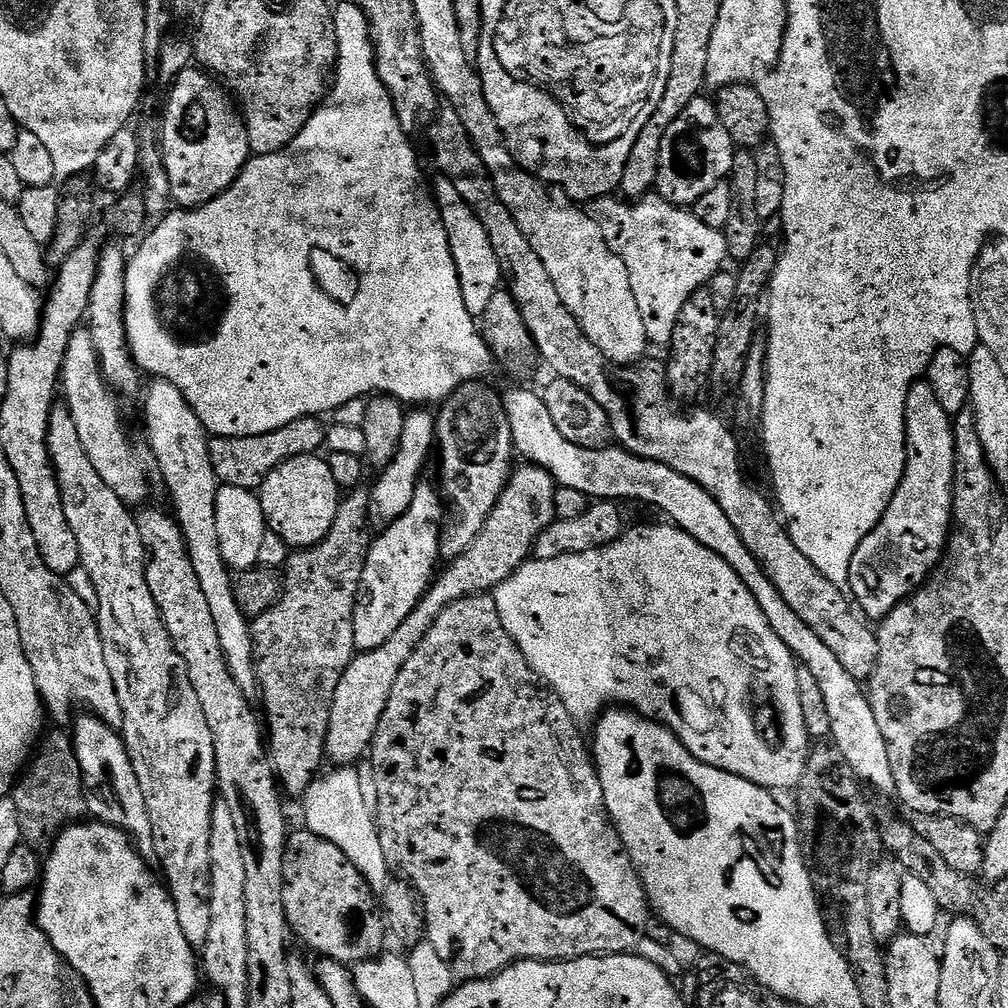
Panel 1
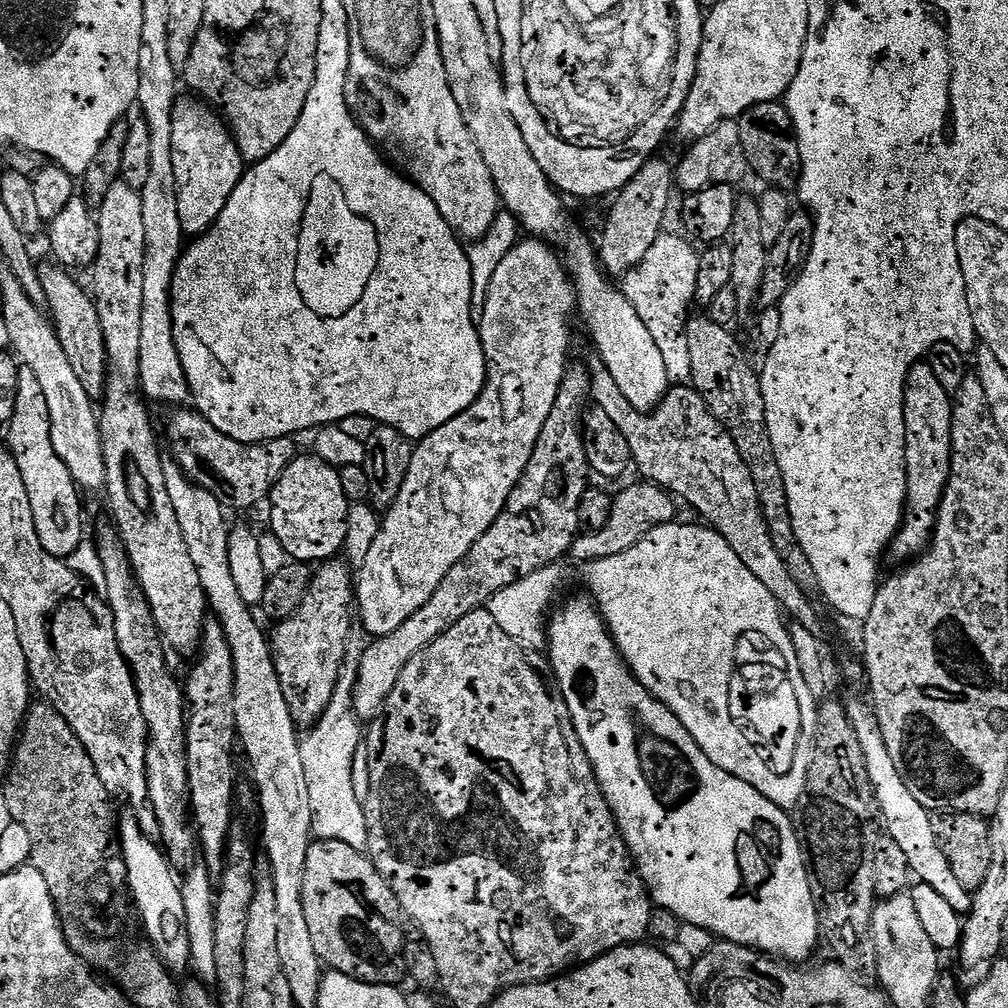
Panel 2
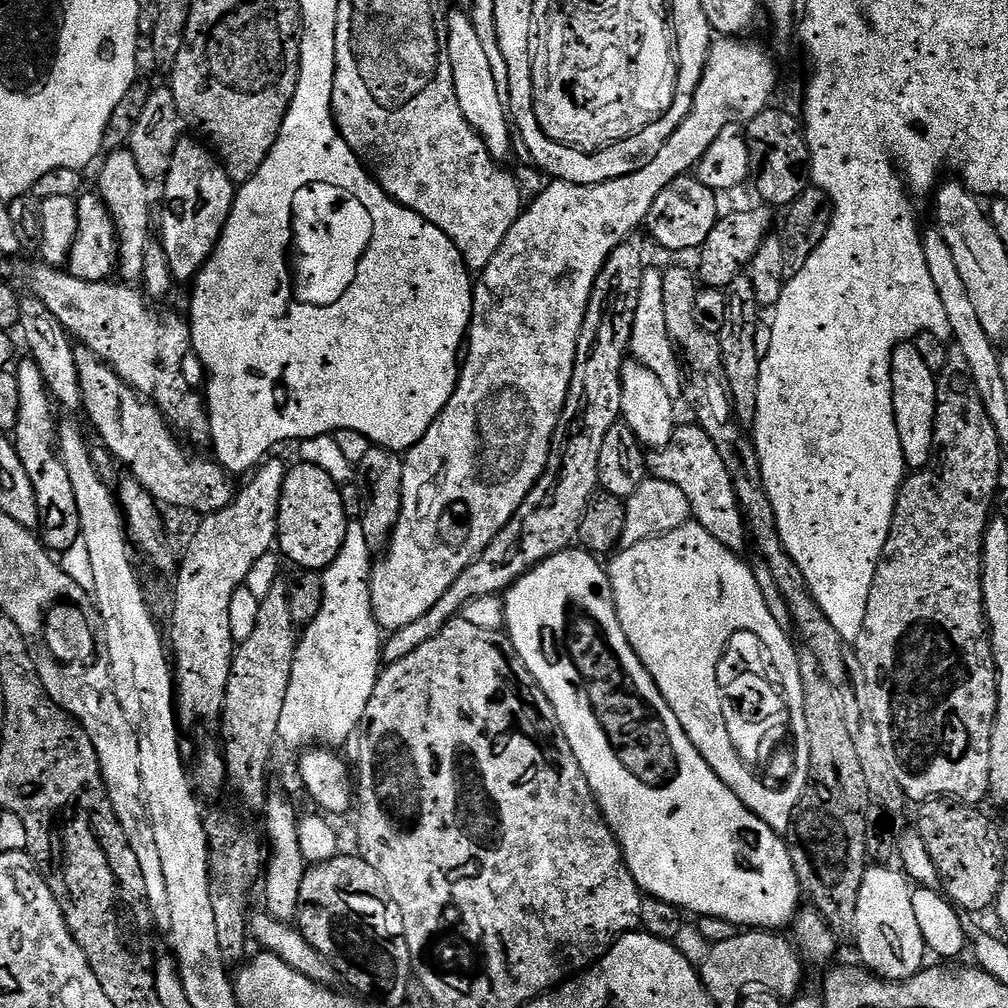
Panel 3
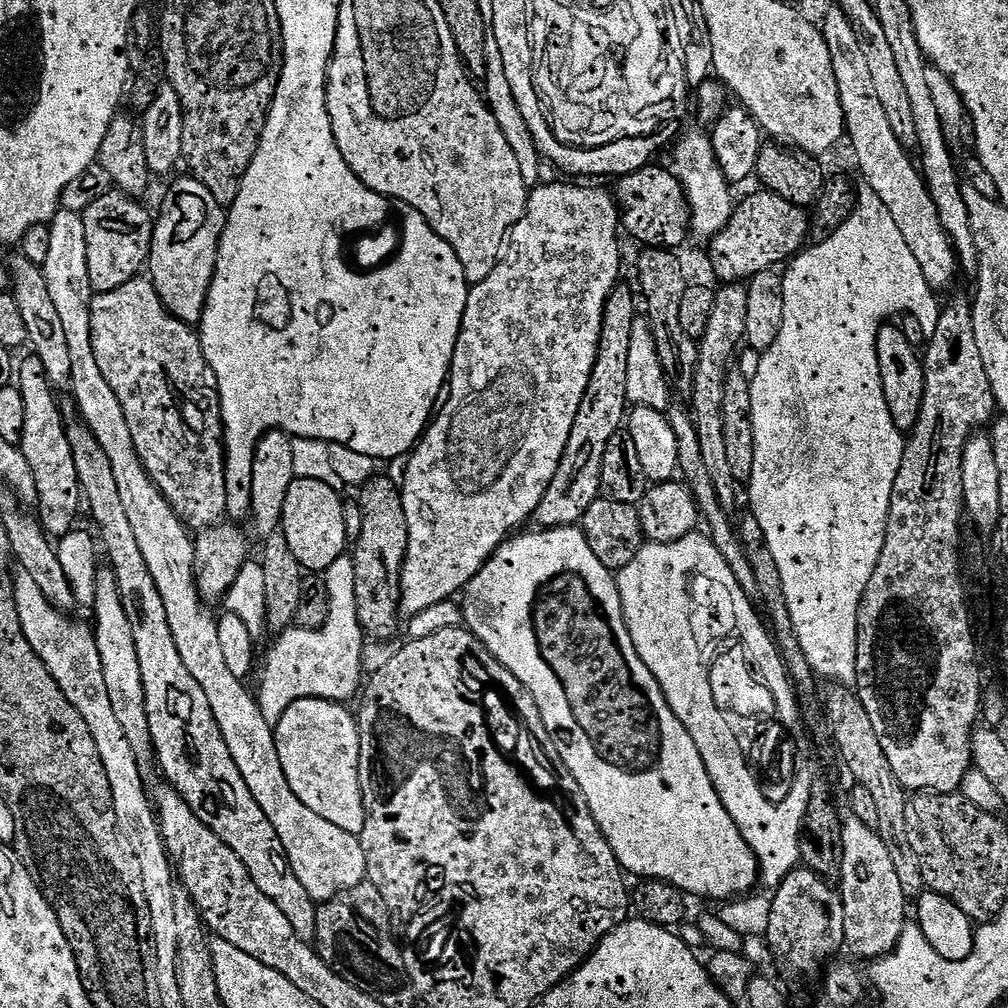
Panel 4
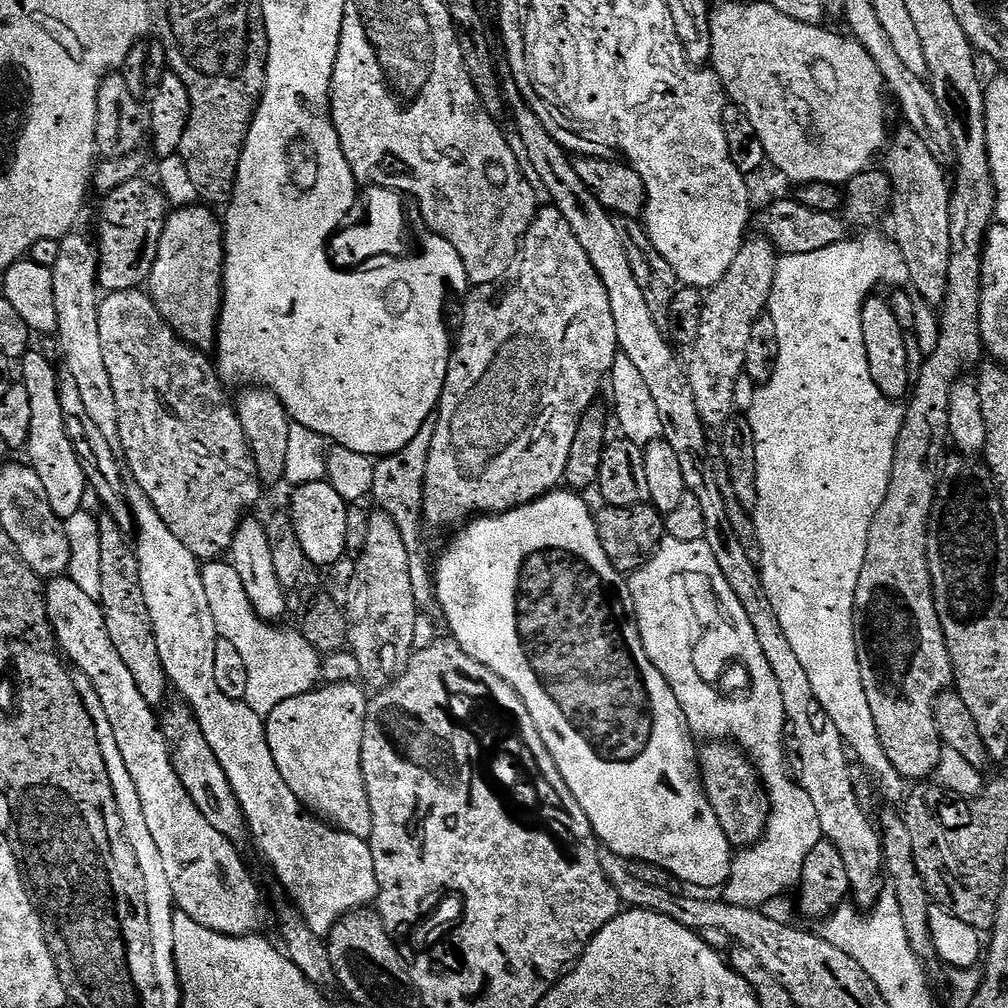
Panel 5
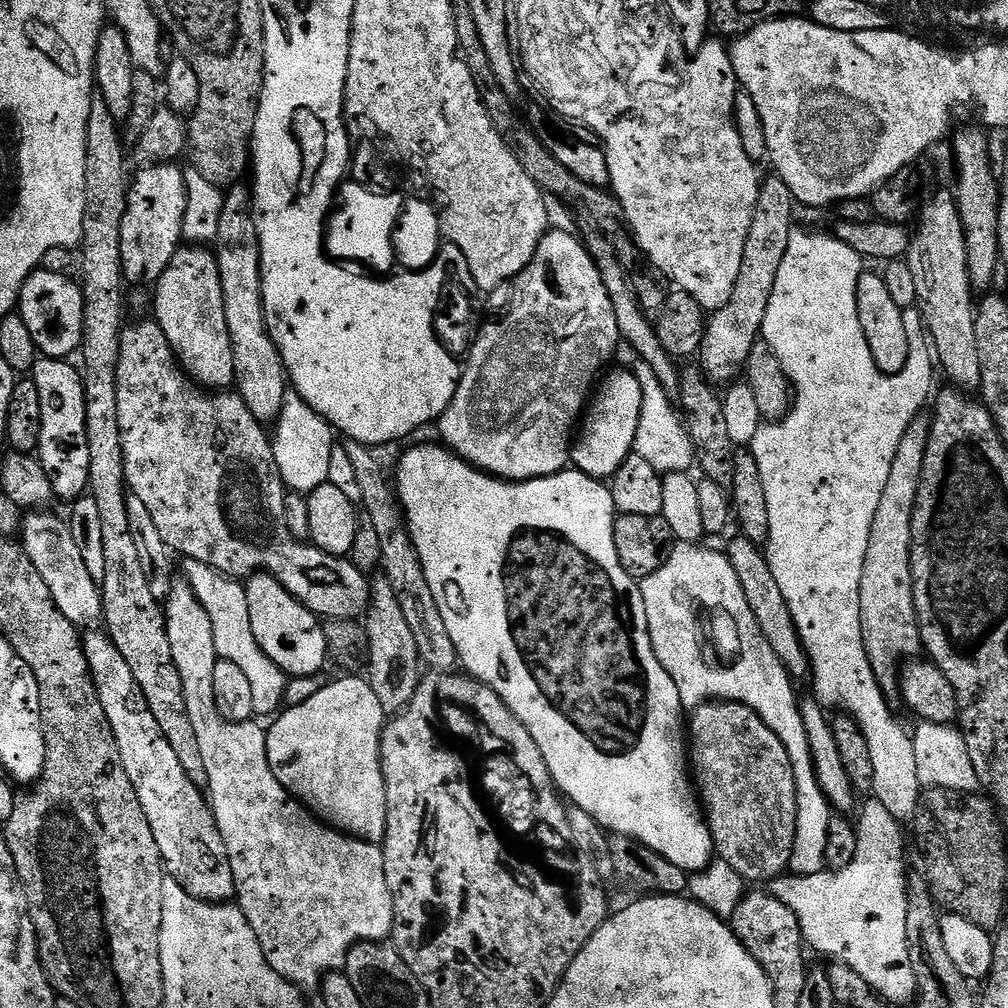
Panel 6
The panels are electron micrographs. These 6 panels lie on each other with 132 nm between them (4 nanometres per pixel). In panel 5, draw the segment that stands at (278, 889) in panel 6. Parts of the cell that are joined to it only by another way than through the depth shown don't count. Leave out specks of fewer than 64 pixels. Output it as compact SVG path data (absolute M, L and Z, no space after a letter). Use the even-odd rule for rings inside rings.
M129 487L128 501L132 507L136 535L138 534L134 538L134 547L140 567L142 592L146 594L146 606L150 610L158 642L158 654L162 658L162 666L171 687L180 691L179 697L196 715L198 726L202 726L202 734L206 734L206 742L210 742L214 758L222 762L222 770L226 770L226 778L230 778L230 786L234 786L234 794L244 811L244 817L248 819L248 831L254 844L256 840L257 850L264 855L265 862L272 867L273 874L288 891L289 898L293 900L289 901L303 916L312 933L327 937L343 916L367 909L371 905L368 903L377 899L378 878L372 845L368 840L354 838L354 834L341 832L340 829L325 824L307 811L294 790L286 786L286 778L278 774L274 754L270 754L265 717L256 714L245 701L226 698L226 694L218 690L218 682L214 679L214 650L218 635L214 614L210 614L210 601L206 598L206 586L202 586L201 561L194 554L190 554L190 550L182 546L182 542L178 542L174 530L170 530L170 526L162 522L162 514L154 510L150 498L146 498L141 488Z

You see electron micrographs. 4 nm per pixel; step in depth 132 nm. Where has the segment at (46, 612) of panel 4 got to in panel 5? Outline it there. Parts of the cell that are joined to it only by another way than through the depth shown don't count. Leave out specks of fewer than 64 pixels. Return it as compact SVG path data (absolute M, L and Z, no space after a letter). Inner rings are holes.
M98 704L91 705L89 712L98 734L102 760L106 762L106 772L110 774L110 784L114 786L114 800L118 802L119 813L122 814L124 833L134 850L134 856L138 858L138 868L142 870L154 956L160 956L160 964L168 968L168 960L174 960L174 914L178 910L174 890L170 890L170 877L166 874L162 853L158 851L158 845L146 826L146 814L142 812L142 798L138 798L138 786L134 786L134 778L130 778L130 770L126 770L126 761L122 758L122 750L118 750L118 741L114 739L114 729L110 726L110 718L106 718L106 710L102 710Z

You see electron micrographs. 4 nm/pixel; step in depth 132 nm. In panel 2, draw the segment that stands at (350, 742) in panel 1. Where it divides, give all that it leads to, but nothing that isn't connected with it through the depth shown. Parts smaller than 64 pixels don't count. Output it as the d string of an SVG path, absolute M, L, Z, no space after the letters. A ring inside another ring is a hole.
M575 366L569 367L564 373L564 380L560 383L554 410L550 410L550 414L542 426L542 434L538 434L538 442L534 446L532 457L528 465L524 467L520 480L514 486L504 511L492 523L490 530L486 530L486 534L482 534L482 538L478 538L478 542L466 554L466 558L459 560L454 566L454 570L450 570L446 574L446 578L442 578L438 590L434 590L434 594L430 594L430 600L420 610L410 614L410 618L406 618L406 622L402 622L402 626L398 626L398 630L385 636L375 637L371 641L372 645L358 658L352 710L356 712L361 721L372 720L375 716L377 719L383 713L384 703L388 700L390 690L394 690L394 682L398 682L398 678L410 662L410 658L417 656L437 640L443 632L450 630L450 626L454 626L454 622L458 622L458 618L466 618L466 614L481 611L487 605L490 597L498 594L498 590L510 586L515 580L521 580L538 570L549 567L553 562L560 562L556 560L569 555L572 541L578 535L576 510L582 502L582 494L590 487L590 480L587 480L587 476L590 476L590 469L584 453L582 437L582 413L585 411L589 396L589 373L585 369L583 372L582 369L575 368Z

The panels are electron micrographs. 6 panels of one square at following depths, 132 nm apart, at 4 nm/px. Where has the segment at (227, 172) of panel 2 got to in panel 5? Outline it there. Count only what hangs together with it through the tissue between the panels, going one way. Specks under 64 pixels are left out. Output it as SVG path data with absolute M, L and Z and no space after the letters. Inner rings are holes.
M189 206L176 208L169 215L152 267L152 277L146 285L162 318L176 331L176 335L191 348L198 348L205 354L217 347L220 313L224 306L224 226L221 217L212 212L215 211L208 206Z

